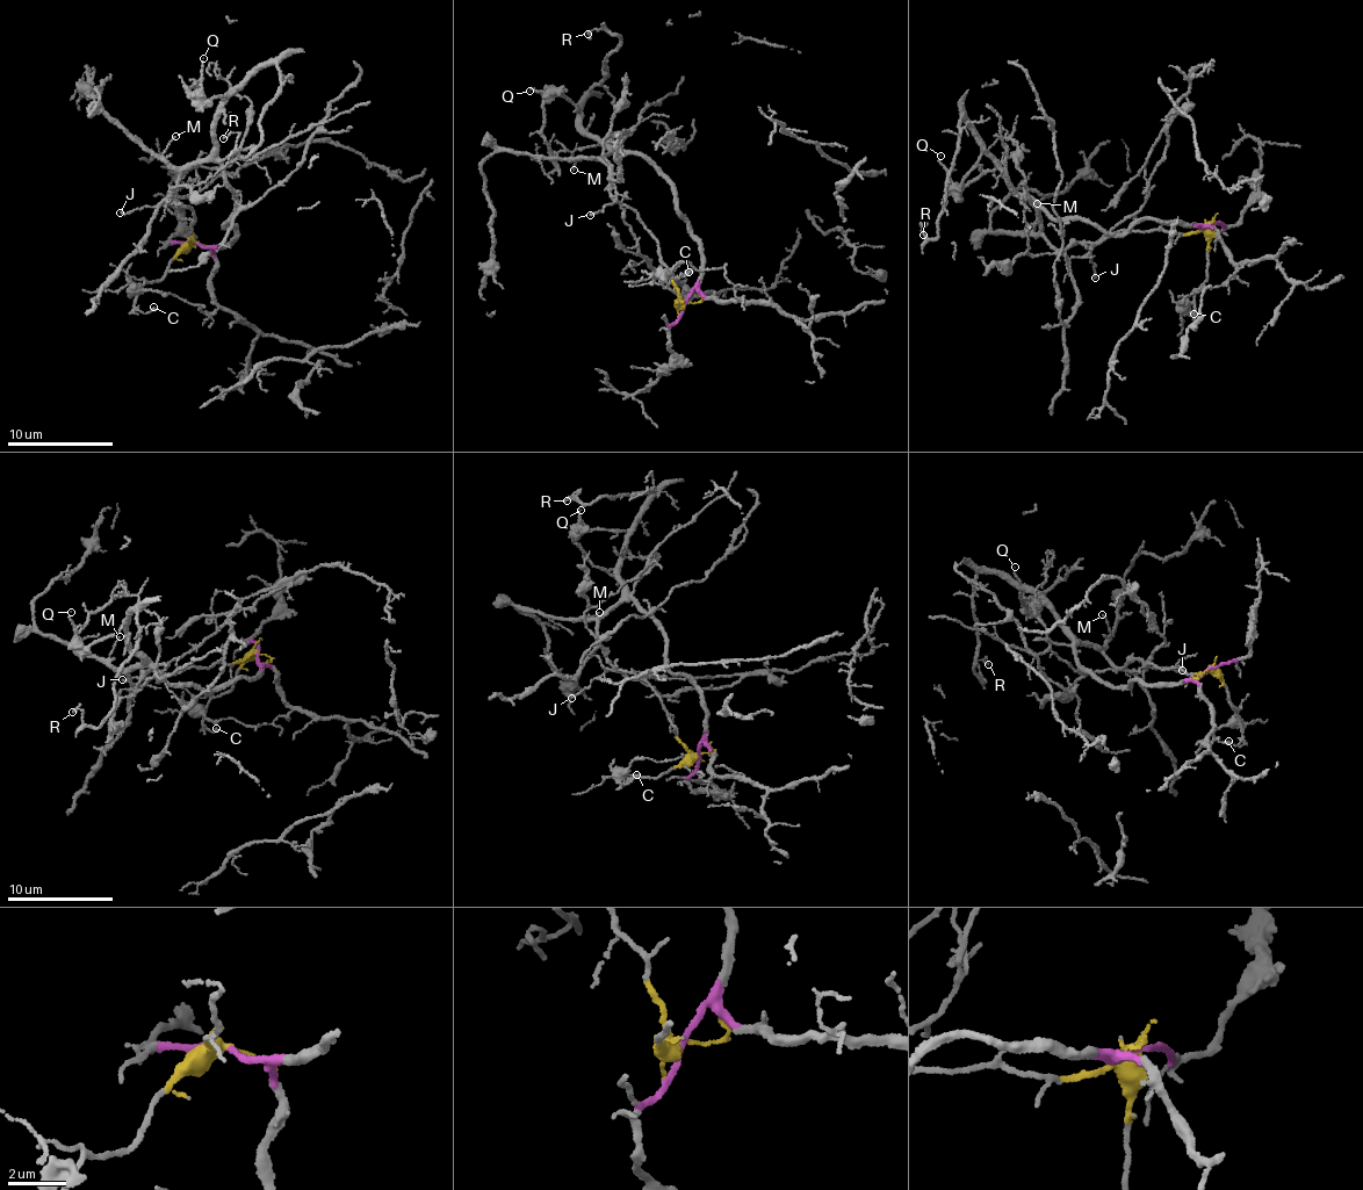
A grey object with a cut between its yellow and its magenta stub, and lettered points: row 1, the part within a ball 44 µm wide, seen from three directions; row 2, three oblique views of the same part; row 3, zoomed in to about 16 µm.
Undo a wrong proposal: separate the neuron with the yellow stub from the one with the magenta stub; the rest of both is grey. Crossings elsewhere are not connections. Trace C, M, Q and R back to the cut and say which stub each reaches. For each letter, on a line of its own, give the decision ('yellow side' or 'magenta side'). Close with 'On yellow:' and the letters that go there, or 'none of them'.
C: yellow side
M: magenta side
Q: magenta side
R: magenta side
On yellow: C

